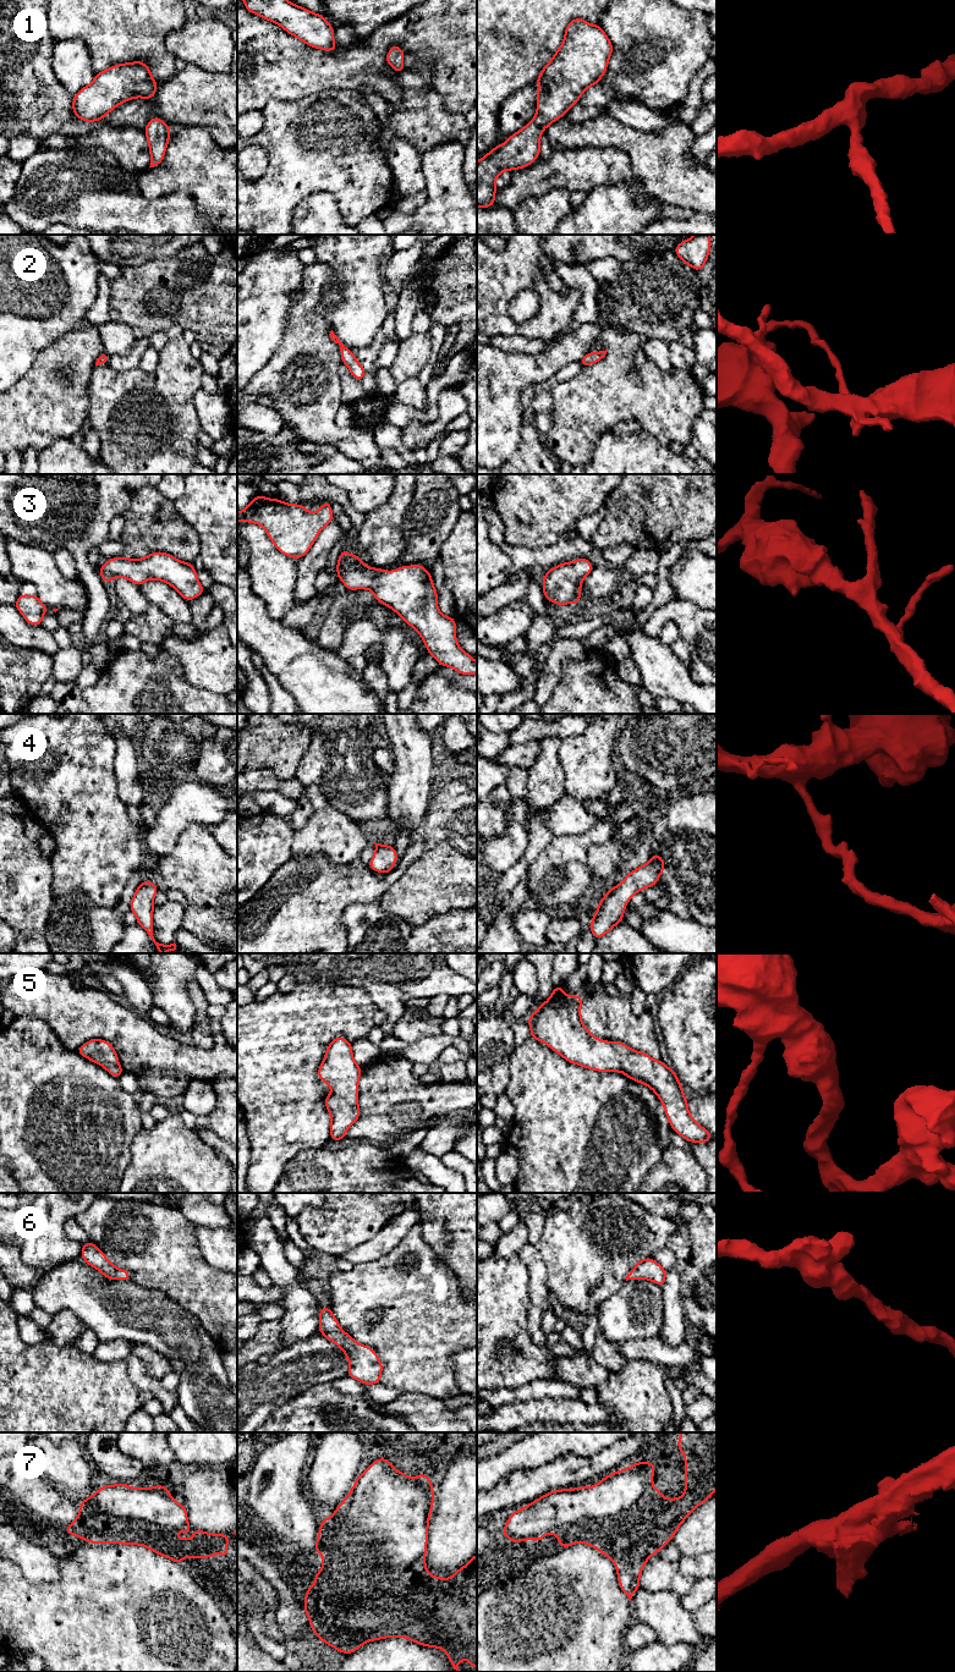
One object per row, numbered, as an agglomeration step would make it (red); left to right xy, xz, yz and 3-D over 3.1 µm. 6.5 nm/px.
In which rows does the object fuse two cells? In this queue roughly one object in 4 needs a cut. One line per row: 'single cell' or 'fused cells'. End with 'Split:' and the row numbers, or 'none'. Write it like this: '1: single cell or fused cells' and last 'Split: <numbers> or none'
1: single cell
2: fused cells
3: single cell
4: single cell
5: single cell
6: single cell
7: single cell
Split: 2

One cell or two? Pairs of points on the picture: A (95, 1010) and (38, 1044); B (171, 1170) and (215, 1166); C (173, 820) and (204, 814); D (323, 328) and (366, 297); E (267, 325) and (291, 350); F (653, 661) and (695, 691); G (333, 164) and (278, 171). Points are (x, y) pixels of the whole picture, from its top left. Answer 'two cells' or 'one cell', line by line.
A: two cells
B: one cell
C: one cell
D: two cells
E: two cells
F: one cell
G: one cell

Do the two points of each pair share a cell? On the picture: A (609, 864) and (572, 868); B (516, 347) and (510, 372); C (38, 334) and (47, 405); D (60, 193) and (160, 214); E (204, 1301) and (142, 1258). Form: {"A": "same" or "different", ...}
{"A": "different", "B": "different", "C": "different", "D": "same", "E": "same"}

